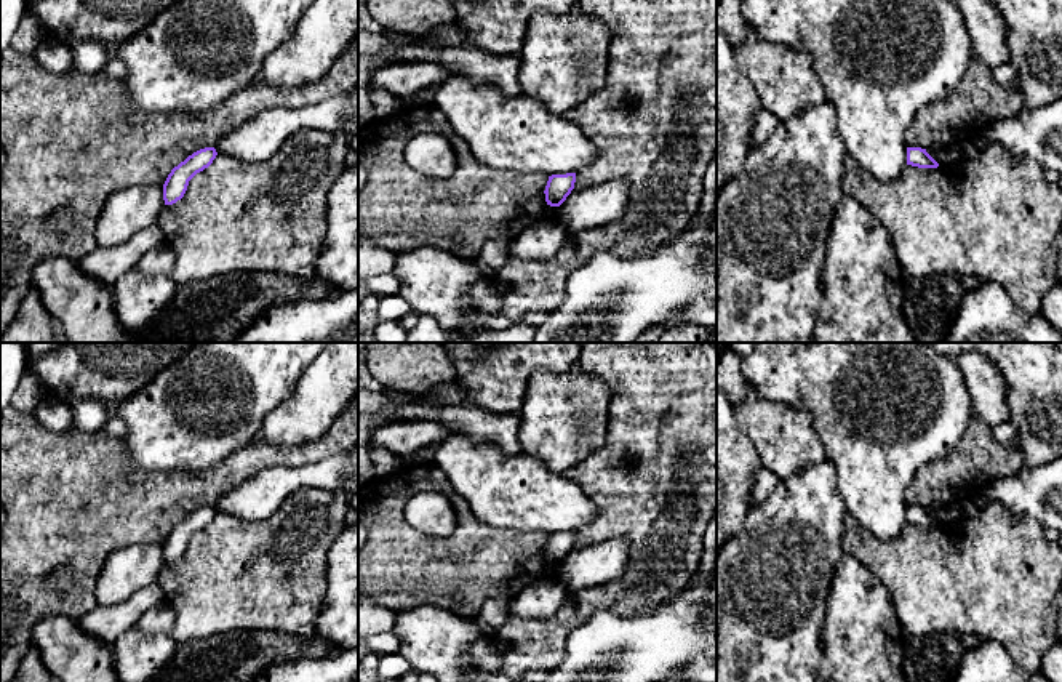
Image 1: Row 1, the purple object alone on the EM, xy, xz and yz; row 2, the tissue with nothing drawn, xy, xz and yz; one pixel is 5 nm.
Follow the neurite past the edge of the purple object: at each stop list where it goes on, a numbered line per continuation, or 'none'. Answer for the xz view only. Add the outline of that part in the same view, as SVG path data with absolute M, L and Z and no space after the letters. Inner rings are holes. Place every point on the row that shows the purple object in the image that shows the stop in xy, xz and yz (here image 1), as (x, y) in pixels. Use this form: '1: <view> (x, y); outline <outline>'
none

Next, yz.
none

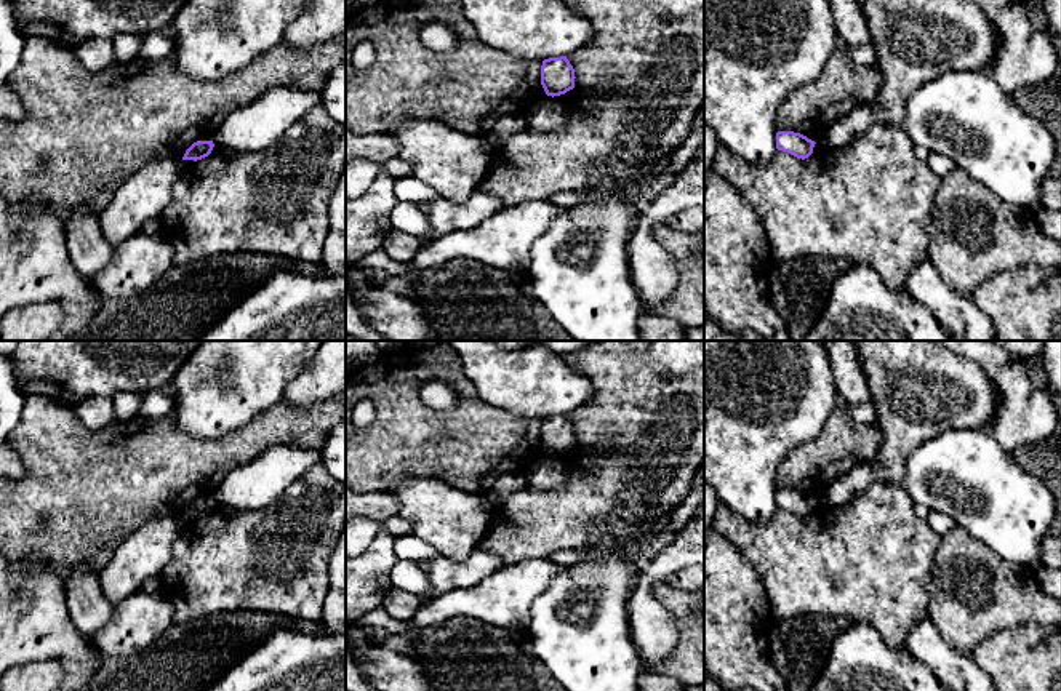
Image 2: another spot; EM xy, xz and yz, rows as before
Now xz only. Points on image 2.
none

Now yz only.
none

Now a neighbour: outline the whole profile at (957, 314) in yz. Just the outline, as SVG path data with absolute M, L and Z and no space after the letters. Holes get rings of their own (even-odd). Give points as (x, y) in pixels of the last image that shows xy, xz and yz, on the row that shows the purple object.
M928 259L907 274L906 293L927 307L947 334L962 334L968 341L997 341L992 322L973 298L952 291Z

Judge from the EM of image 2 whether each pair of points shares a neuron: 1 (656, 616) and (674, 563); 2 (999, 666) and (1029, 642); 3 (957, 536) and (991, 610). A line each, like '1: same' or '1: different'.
1: same
2: same
3: same

